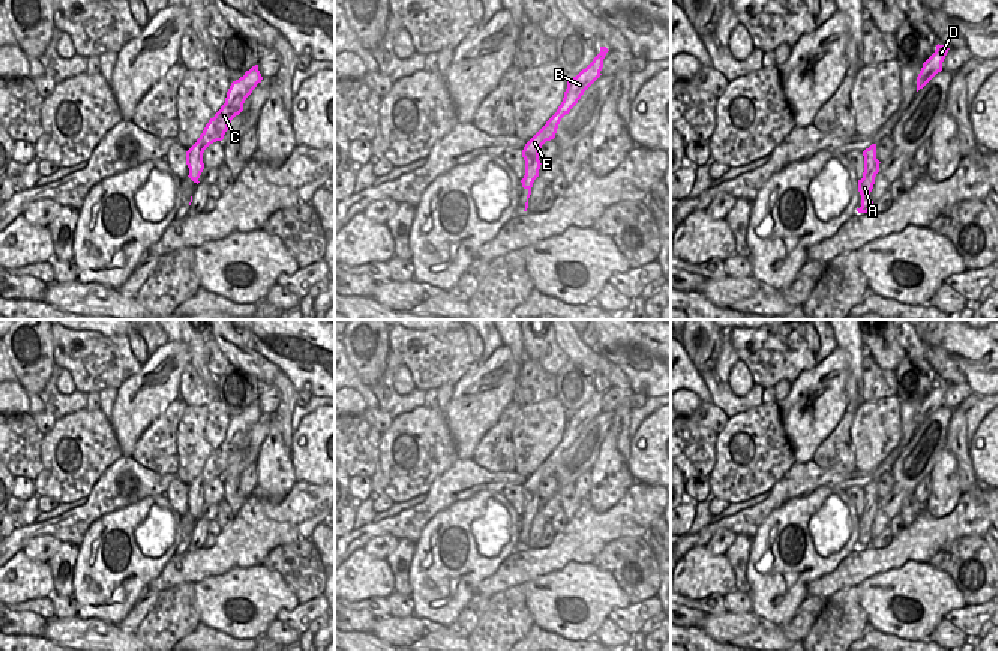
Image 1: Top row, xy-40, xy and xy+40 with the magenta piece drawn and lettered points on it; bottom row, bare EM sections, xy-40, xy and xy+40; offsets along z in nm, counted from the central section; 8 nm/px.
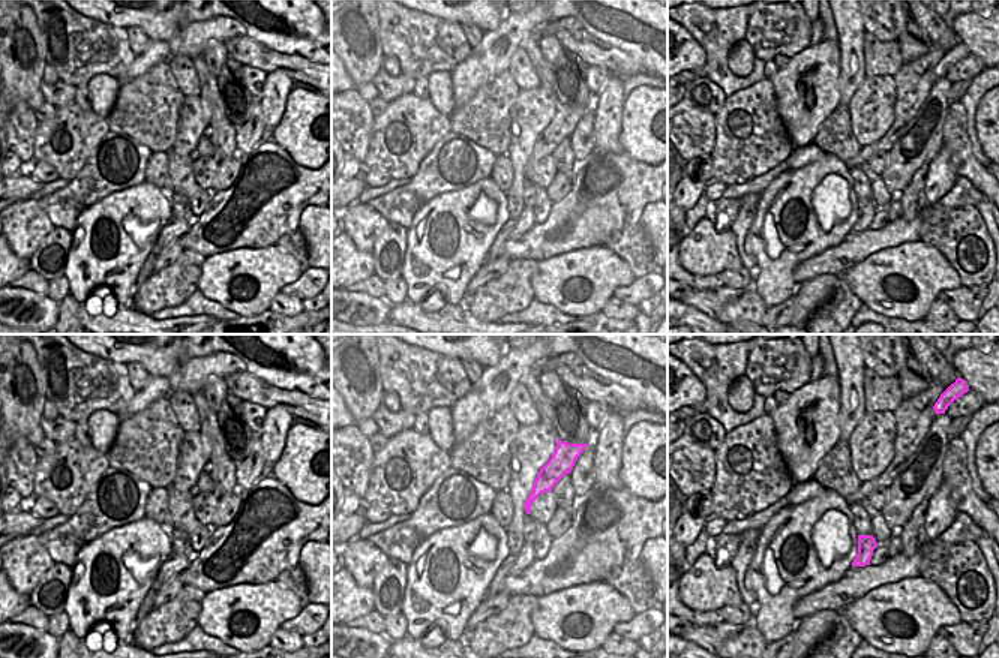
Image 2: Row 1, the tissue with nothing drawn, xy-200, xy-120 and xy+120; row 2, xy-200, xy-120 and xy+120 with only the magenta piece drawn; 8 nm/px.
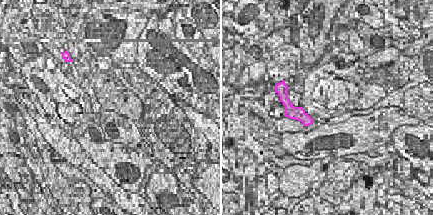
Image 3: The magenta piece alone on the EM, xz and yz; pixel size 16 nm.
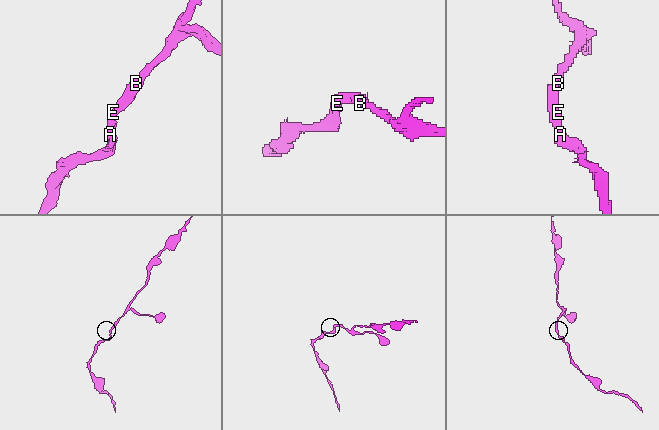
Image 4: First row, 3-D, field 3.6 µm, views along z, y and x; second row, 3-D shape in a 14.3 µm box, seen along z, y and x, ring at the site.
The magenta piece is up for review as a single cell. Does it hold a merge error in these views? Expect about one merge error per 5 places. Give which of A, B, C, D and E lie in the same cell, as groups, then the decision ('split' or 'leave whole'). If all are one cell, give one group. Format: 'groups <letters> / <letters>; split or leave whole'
groups A B C D E; leave whole

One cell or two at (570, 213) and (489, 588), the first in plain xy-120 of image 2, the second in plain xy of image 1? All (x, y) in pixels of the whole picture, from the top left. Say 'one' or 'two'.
one

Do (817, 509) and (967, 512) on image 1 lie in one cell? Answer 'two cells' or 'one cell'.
two cells

